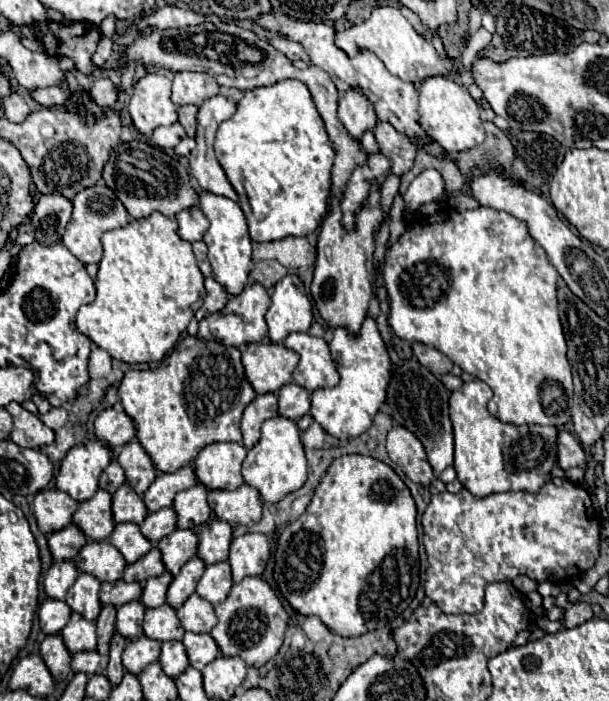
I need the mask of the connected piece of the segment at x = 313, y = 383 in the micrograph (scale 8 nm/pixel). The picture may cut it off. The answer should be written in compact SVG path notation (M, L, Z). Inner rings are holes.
M293 332L287 336L285 346L301 356L293 372L293 382L309 392L317 388L333 388L339 382L339 372L323 338L311 336L307 332Z

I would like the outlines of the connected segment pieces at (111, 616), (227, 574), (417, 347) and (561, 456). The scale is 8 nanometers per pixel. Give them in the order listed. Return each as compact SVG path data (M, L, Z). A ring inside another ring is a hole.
M107 604L101 608L101 614L97 618L97 652L107 654L109 652L109 642L115 632L115 612L117 608Z
M215 562L209 564L205 574L197 584L197 594L209 600L211 604L221 604L233 586L231 580L231 566L229 562Z
M415 342L413 344L413 352L417 356L417 360L431 372L435 372L435 376L441 376L441 374L447 374L451 372L453 368L453 362L443 354L439 352L437 348L431 348L427 344L421 344L421 342Z
M561 430L557 434L557 462L559 468L567 470L571 466L587 466L587 456L585 448L581 446L579 440L575 440L573 434Z

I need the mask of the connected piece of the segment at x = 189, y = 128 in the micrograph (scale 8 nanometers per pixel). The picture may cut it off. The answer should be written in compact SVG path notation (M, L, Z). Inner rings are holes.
M179 106L177 108L177 116L179 116L179 124L183 124L187 136L195 136L195 126L197 126L197 106Z

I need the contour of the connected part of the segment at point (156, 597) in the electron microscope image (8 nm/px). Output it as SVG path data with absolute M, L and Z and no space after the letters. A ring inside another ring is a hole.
M163 572L163 574L157 576L157 578L149 578L149 580L145 582L141 602L143 602L147 608L155 608L155 606L165 604L165 596L167 596L167 588L169 588L171 580L173 580L171 572Z

